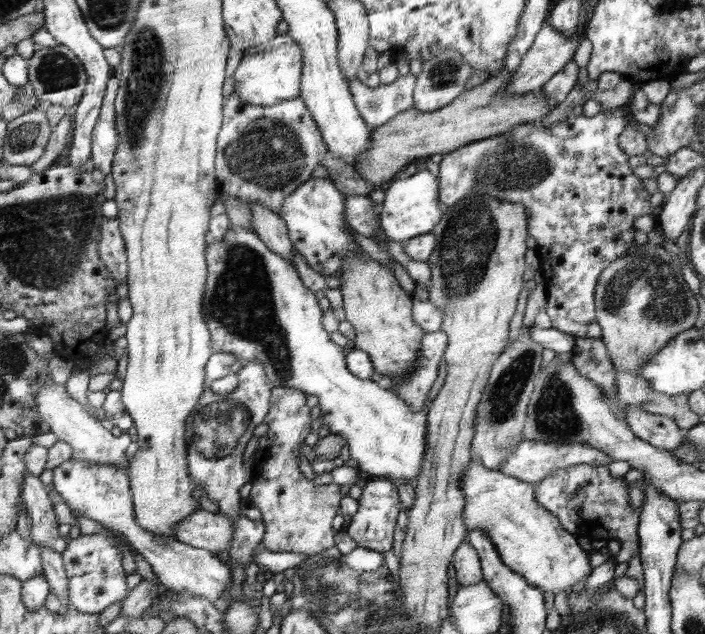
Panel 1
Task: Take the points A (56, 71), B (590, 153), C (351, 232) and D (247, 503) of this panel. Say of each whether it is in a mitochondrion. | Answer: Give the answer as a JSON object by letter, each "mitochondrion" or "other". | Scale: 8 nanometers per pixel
{"A":"mitochondrion","B":"other","C":"other","D":"other"}

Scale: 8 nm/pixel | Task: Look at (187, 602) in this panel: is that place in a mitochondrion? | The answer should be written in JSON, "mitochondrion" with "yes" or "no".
{"mitochondrion":"no"}

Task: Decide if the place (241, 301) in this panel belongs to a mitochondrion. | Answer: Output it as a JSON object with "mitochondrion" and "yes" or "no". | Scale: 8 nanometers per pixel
{"mitochondrion":"yes"}

